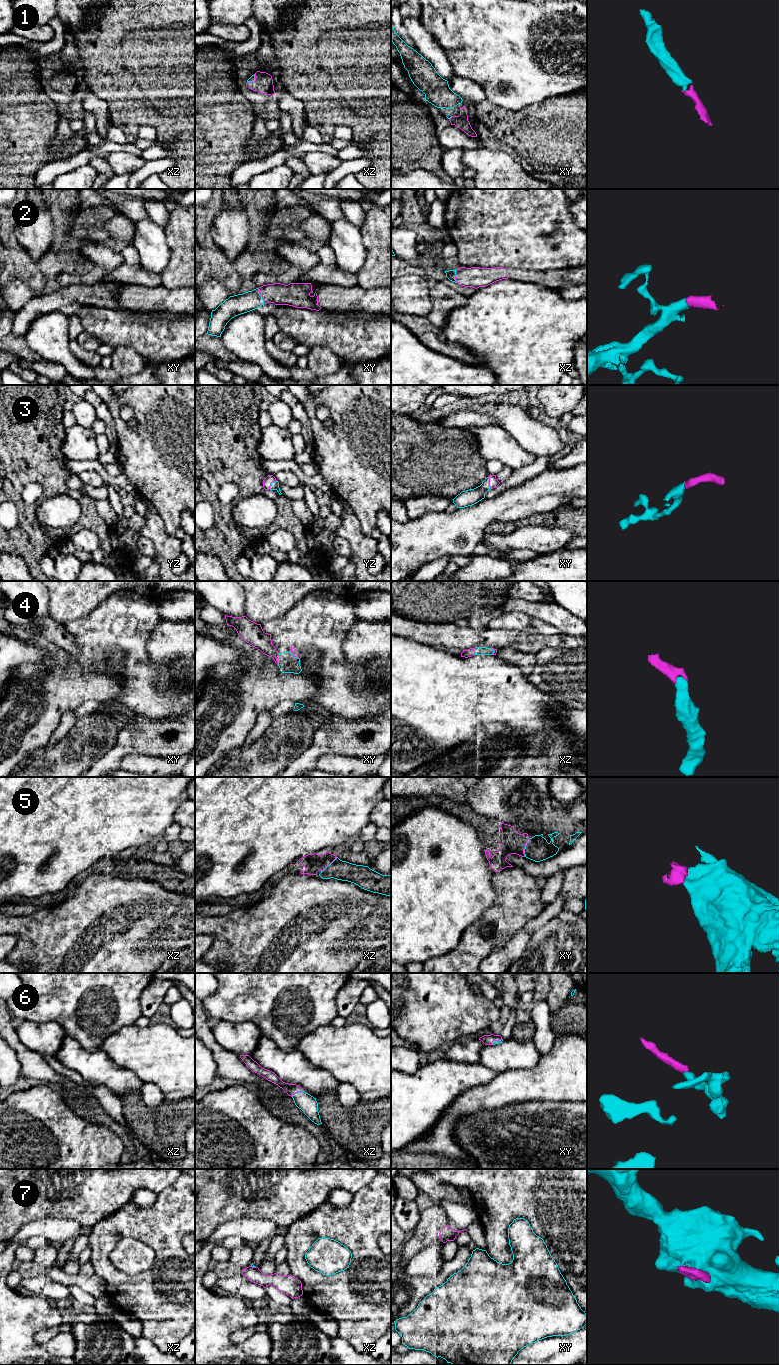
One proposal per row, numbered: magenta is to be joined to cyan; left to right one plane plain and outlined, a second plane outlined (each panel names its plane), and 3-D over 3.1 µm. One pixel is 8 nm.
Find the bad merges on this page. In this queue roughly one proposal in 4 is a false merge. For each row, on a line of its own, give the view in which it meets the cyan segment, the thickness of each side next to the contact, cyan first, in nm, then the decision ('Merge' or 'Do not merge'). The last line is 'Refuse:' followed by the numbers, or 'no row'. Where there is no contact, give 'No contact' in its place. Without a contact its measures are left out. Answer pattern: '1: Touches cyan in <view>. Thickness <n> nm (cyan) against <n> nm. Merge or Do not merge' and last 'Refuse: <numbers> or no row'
1: Touches cyan in xz. Thickness 50 nm (cyan) against 150 nm. Merge
2: Touches cyan in xy. Thickness 160 nm (cyan) against 170 nm. Merge
3: Touches cyan in xy. Thickness 130 nm (cyan) against 80 nm. Merge
4: Touches cyan in xy. Thickness 150 nm (cyan) against 50 nm. Merge
5: Touches cyan in xy. Thickness 200 nm (cyan) against 180 nm. Merge
6: Touches cyan in xz. Thickness 140 nm (cyan) against 90 nm. Merge
7: Touches cyan in xz. Thickness 20 nm (cyan) against 120 nm. Do not merge
Refuse: 7

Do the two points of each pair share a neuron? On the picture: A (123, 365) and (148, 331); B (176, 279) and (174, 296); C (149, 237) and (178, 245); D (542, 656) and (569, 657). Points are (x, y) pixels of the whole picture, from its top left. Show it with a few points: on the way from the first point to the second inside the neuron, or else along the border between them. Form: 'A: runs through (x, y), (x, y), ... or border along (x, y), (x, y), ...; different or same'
A: border along (115, 348), (131, 348), (146, 360); different
B: border along (161, 284), (168, 288), (184, 288); different
C: border along (163, 228), (170, 253), (170, 259), (166, 265); different
D: runs through (549, 655), (562, 655); same

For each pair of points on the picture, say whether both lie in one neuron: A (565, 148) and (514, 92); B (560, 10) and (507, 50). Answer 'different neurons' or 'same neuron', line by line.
A: different neurons
B: same neuron

